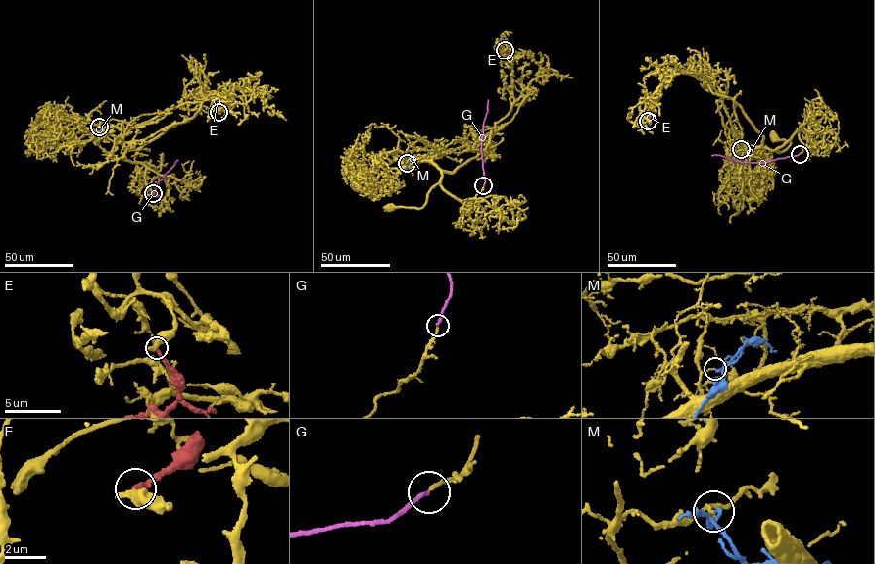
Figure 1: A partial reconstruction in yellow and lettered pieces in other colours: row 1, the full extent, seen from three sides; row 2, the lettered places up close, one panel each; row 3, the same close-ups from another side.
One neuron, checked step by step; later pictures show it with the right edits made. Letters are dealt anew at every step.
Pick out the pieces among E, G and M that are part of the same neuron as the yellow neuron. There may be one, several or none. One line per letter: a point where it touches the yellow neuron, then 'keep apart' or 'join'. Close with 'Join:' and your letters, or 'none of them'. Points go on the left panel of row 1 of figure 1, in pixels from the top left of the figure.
E: (218, 112) | keep apart
G: (153, 193) | join
M: (99, 127) | keep apart
Join: G

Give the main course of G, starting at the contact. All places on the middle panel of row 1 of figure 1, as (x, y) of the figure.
G: (483, 185), (481, 146), (488, 100)

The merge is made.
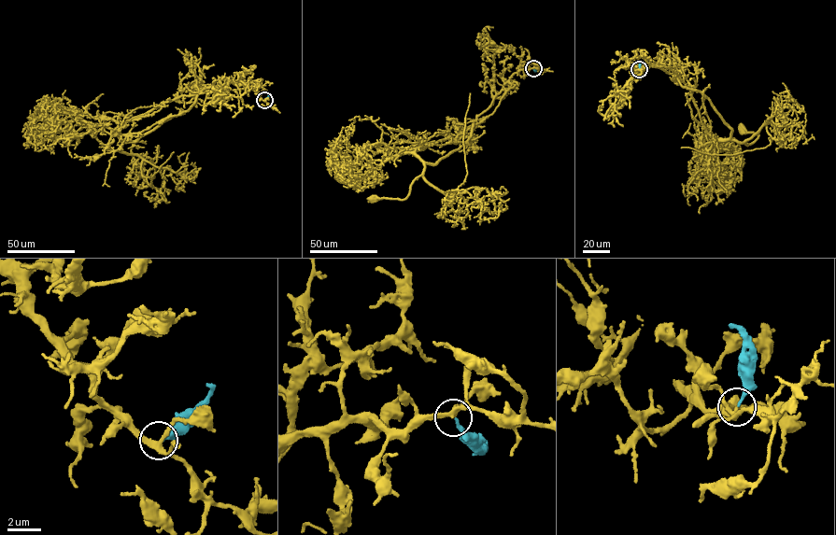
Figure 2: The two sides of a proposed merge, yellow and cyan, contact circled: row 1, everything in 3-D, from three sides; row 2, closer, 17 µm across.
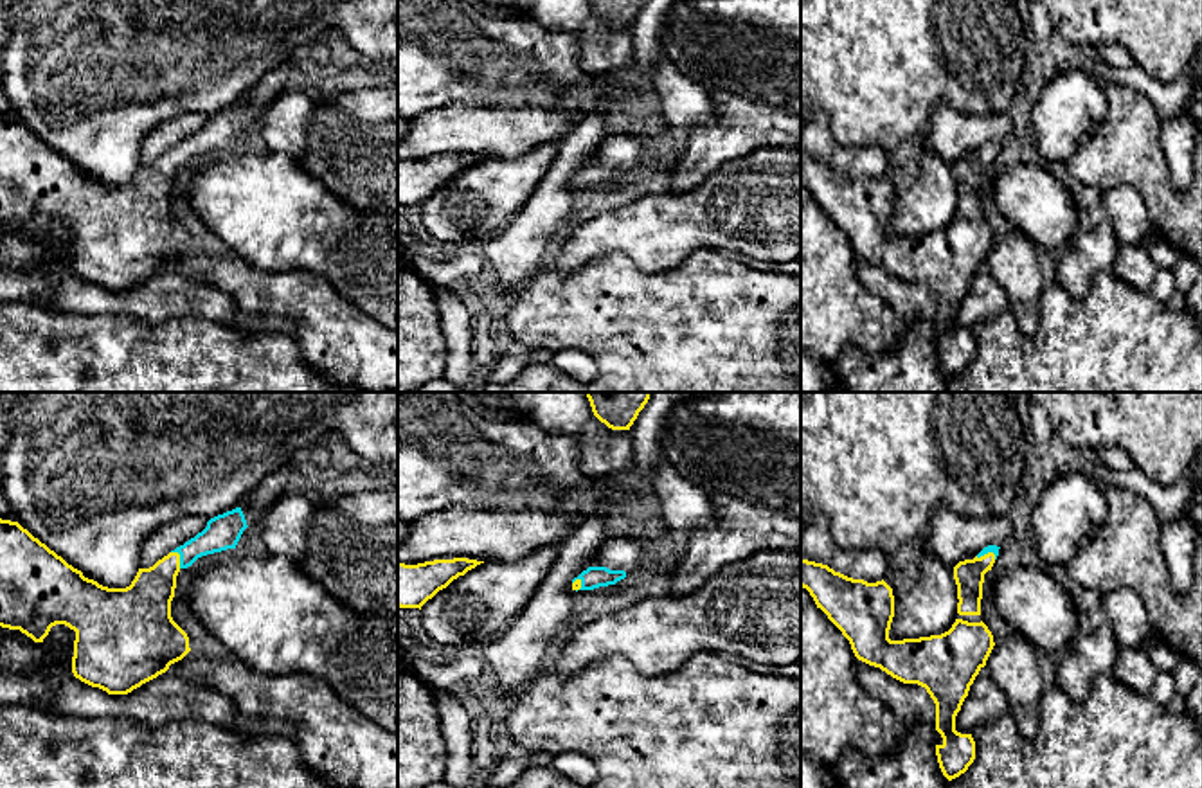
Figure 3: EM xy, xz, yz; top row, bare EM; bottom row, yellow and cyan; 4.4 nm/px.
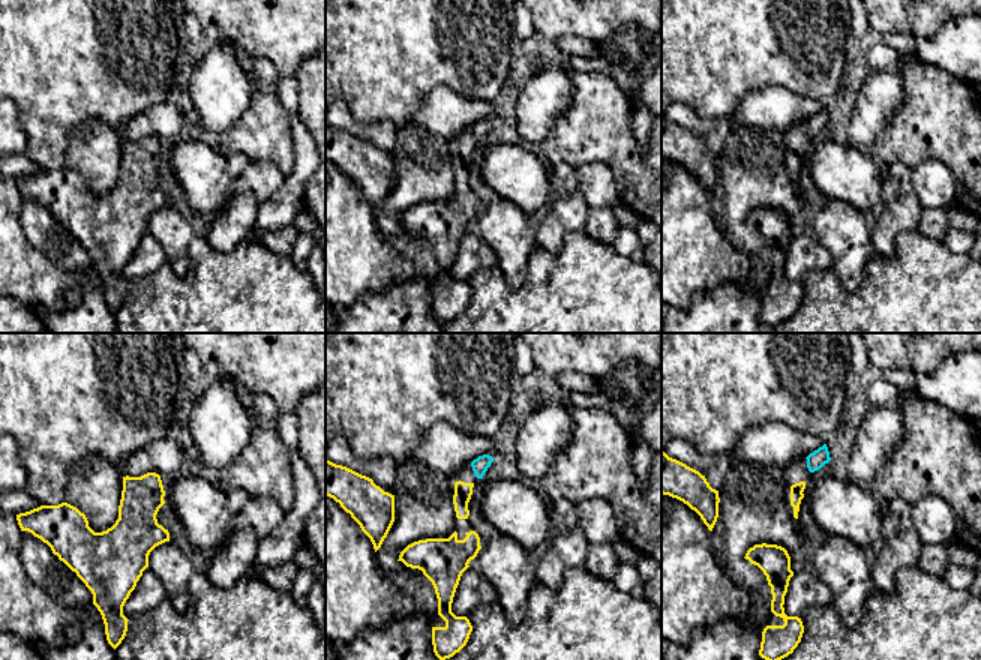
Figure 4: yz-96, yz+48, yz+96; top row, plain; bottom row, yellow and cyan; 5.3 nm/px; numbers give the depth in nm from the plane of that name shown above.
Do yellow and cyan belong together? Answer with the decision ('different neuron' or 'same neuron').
same neuron

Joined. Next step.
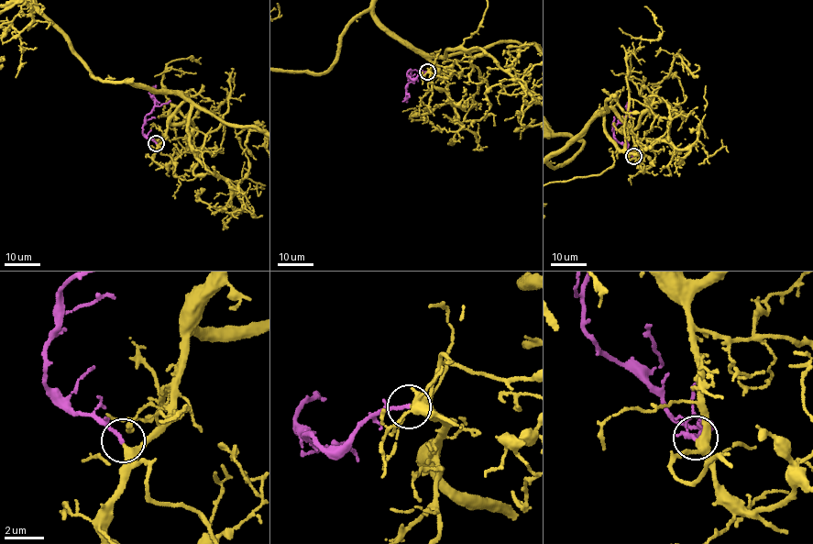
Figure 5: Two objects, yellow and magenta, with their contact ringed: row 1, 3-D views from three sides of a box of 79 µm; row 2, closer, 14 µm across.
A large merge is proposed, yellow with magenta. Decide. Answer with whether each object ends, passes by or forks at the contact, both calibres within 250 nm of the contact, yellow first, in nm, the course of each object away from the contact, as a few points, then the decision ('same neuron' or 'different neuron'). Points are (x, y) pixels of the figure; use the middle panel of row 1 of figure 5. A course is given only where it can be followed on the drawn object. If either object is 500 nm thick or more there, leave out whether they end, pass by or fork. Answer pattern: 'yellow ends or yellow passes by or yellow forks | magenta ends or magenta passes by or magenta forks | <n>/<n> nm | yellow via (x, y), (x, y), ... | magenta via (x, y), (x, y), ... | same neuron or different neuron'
yellow passes by | magenta ends | 320/180 nm | yellow via (427, 72), (431, 80), (438, 67), (390, 36), (367, 10), (349, 25), (324, 72) | magenta via (427, 72), (410, 78), (407, 72), (411, 70), (406, 87), (408, 97), (404, 98) | same neuron

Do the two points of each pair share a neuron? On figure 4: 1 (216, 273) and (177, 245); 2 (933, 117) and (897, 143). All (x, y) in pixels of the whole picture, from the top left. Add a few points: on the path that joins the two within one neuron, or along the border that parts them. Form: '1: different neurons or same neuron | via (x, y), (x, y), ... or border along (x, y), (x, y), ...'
1: different neurons | border along (191, 248), (188, 270), (179, 278)
2: same neuron | via (924, 126), (906, 138)

